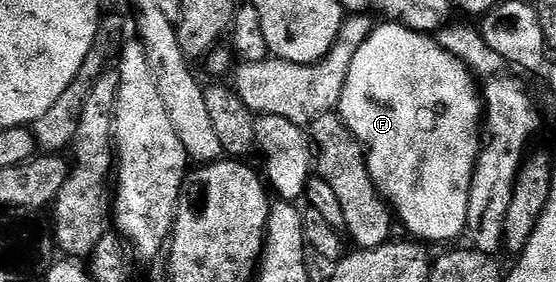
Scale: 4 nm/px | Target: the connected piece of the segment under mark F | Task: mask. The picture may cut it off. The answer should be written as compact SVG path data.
M382 23L382 26L371 28L368 39L356 51L356 59L352 59L352 67L348 67L348 83L344 83L343 94L340 95L336 112L348 127L348 131L366 151L366 166L378 192L386 199L387 205L396 214L397 220L407 229L411 238L419 242L454 241L466 233L468 219L468 195L474 178L474 168L478 165L478 154L482 152L484 136L484 101L480 89L474 86L475 74L460 59L453 57L444 47L437 44L433 36L412 31L406 25Z

